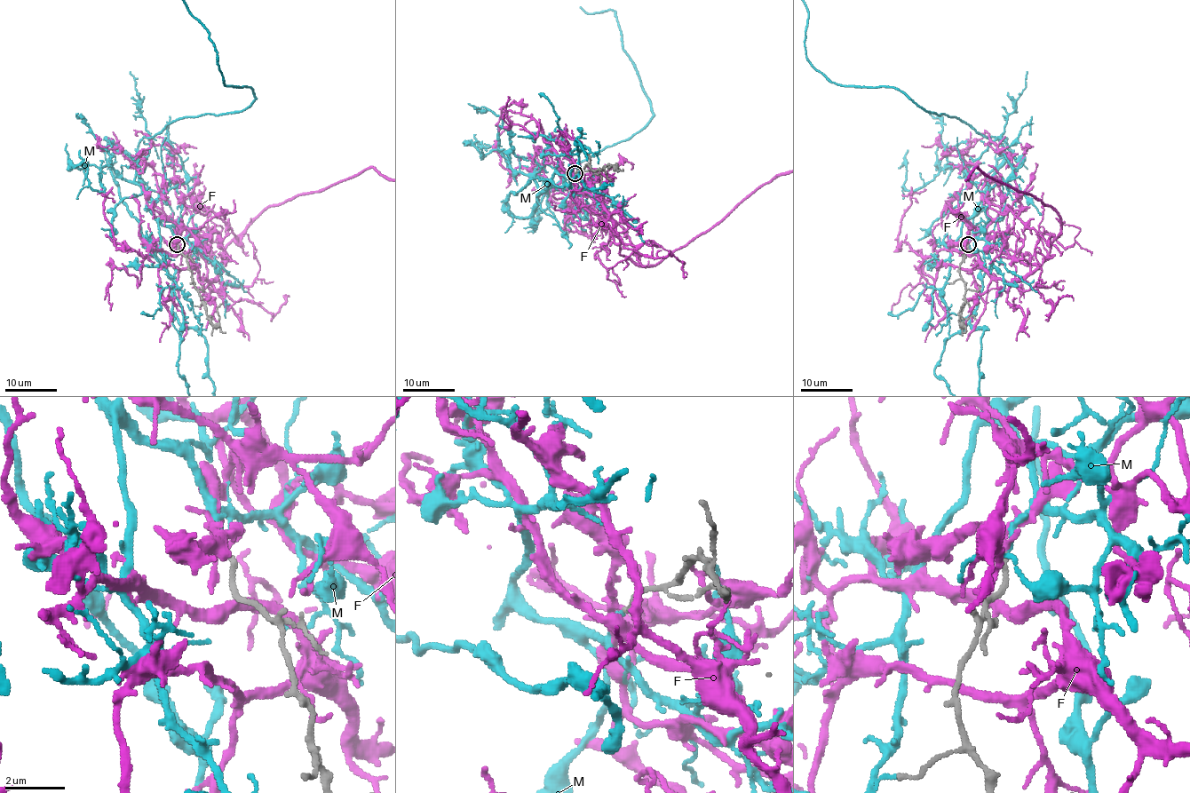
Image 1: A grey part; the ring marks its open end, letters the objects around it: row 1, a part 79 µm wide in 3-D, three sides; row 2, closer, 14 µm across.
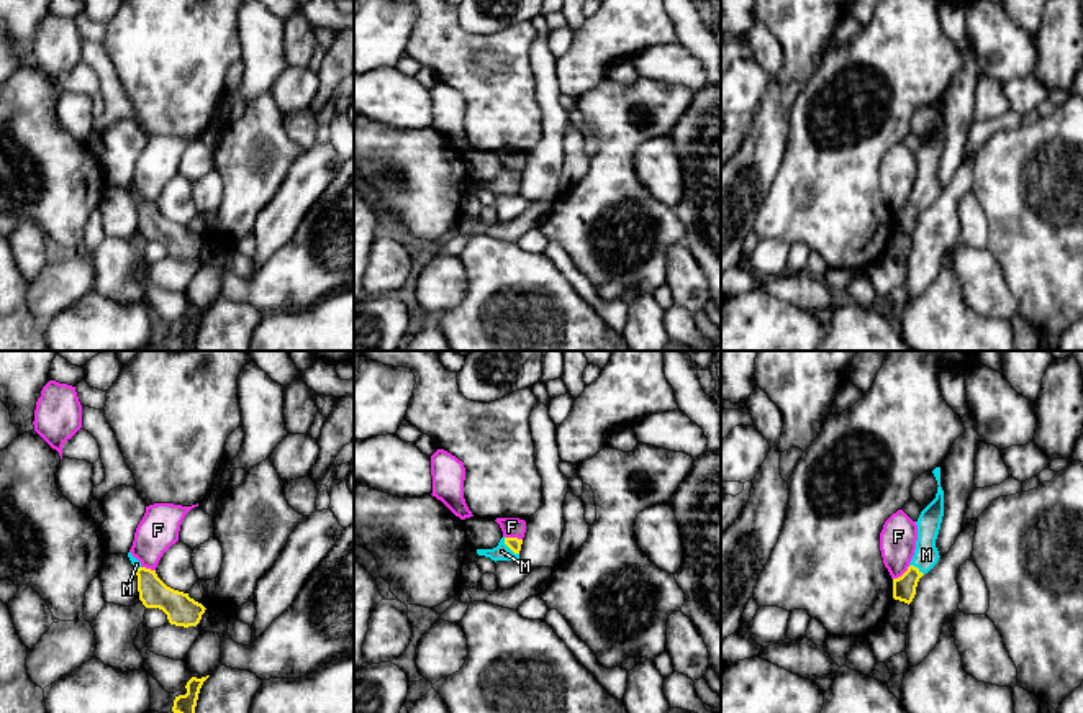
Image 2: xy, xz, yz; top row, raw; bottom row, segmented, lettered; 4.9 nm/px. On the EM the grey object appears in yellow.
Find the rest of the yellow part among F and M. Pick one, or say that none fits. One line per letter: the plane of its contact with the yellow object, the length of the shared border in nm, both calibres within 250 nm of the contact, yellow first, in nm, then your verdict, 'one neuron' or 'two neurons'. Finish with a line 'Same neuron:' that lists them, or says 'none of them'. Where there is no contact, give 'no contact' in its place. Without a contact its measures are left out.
F: meets yellow in yz; contact 110 nm long; 110 nm thick on the yellow side, 180 nm on the other; two neurons
M: meets yellow in xz; contact 120 nm long; 60 nm thick on the yellow side, 80 nm on the other; one neuron
Same neuron: M

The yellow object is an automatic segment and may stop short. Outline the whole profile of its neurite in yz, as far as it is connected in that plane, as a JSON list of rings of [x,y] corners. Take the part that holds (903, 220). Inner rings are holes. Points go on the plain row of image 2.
[[[936,100],[932,107],[939,120],[936,131],[921,144],[916,154],[918,174],[914,188],[909,195],[908,203],[901,210],[893,211],[893,231],[908,238],[916,228],[919,211],[927,207],[940,190],[936,180],[936,172],[944,149],[944,123],[940,120],[940,100]]]

